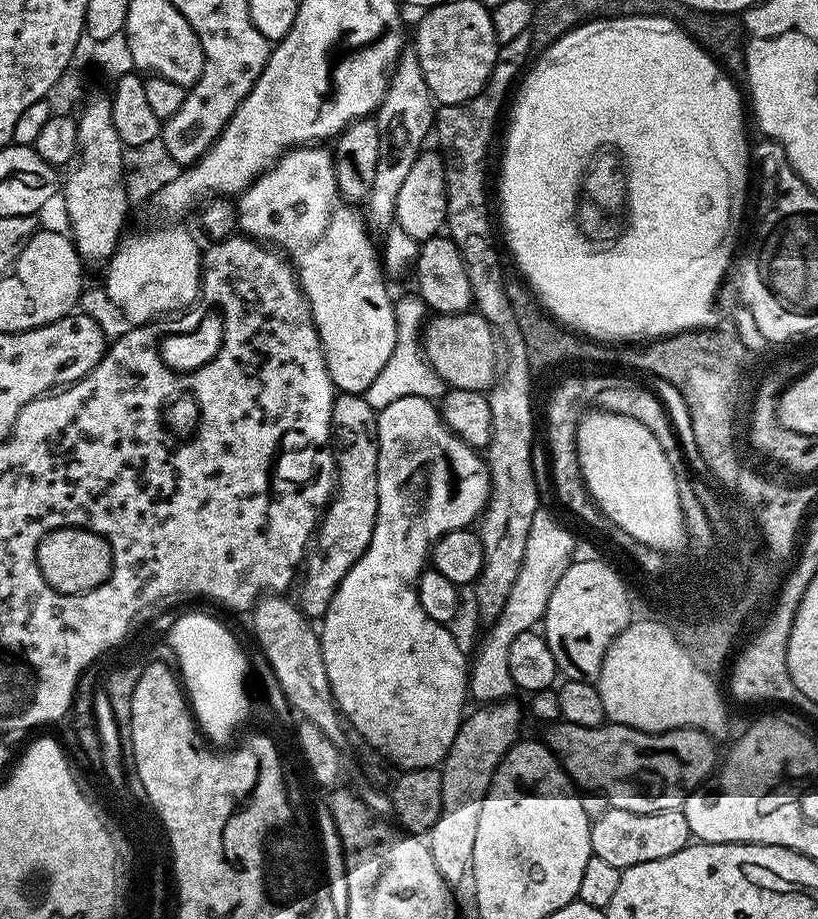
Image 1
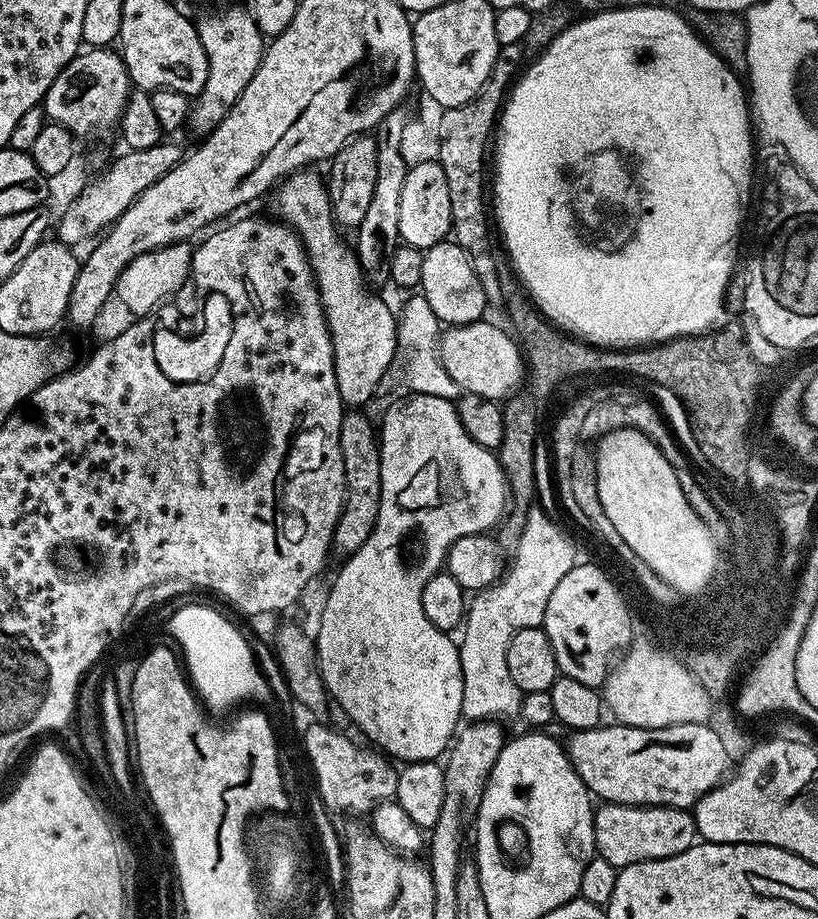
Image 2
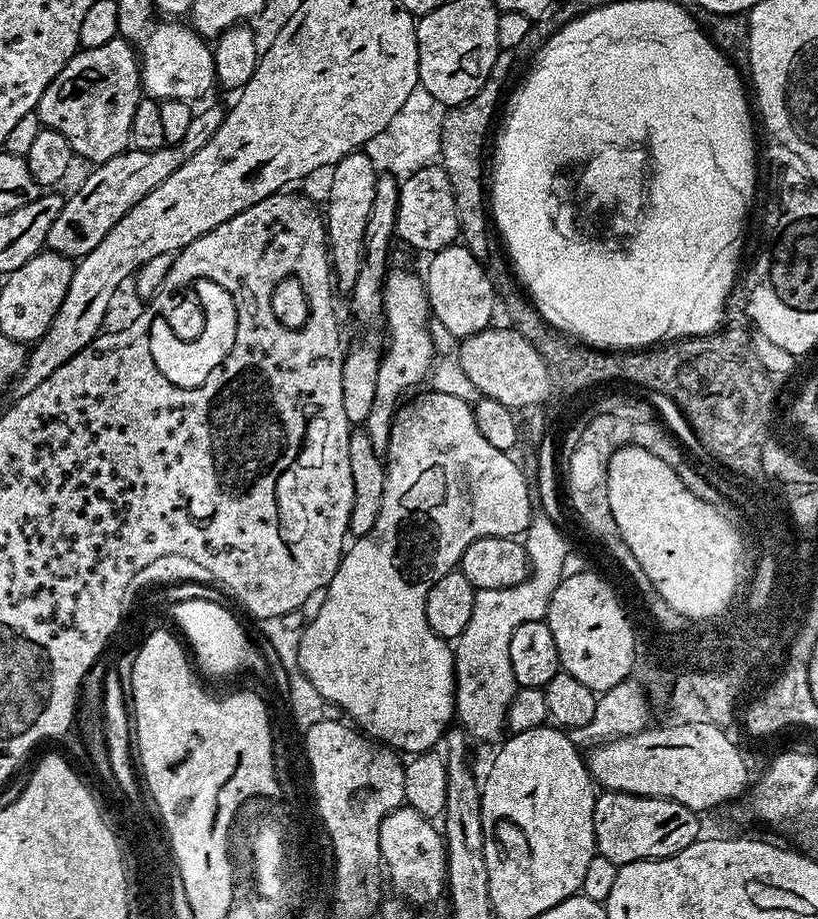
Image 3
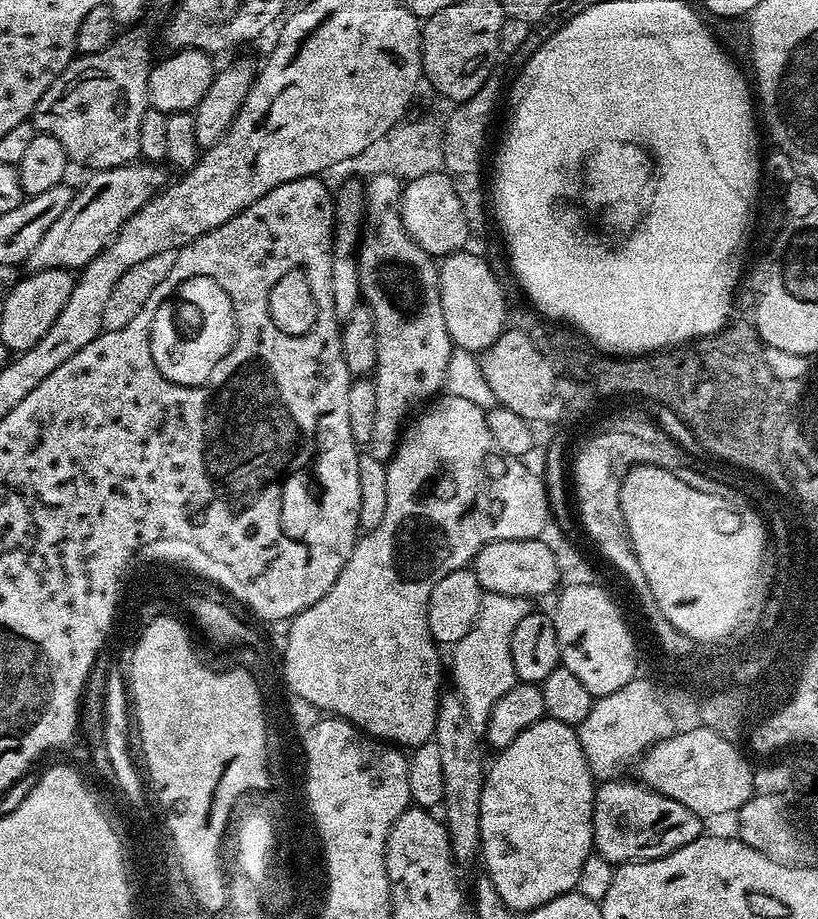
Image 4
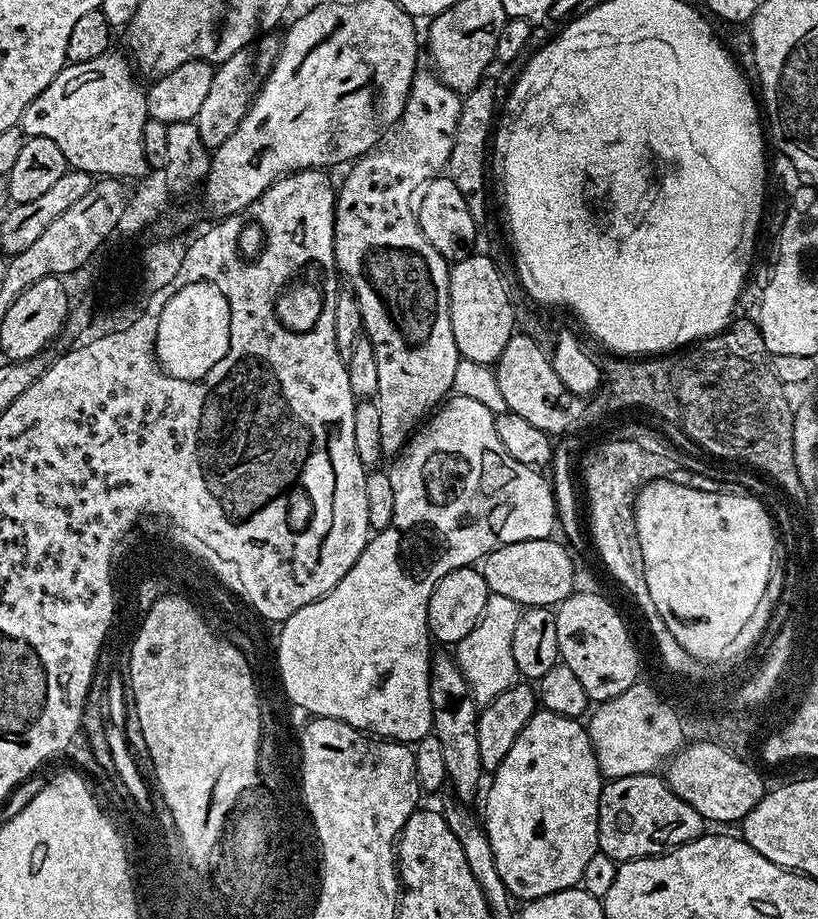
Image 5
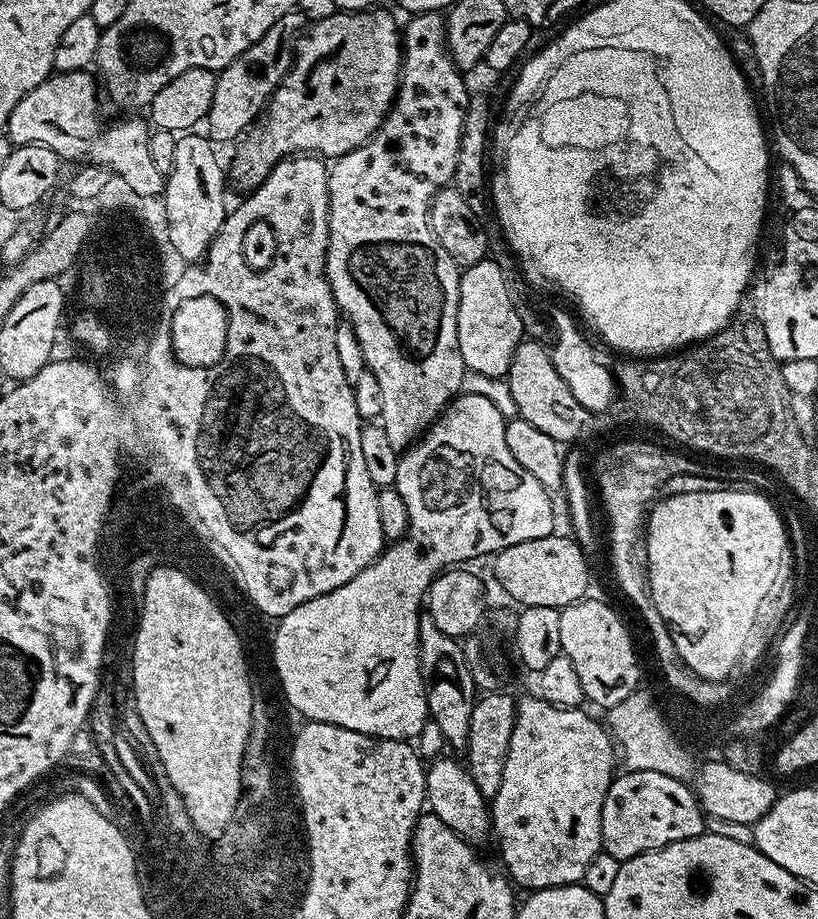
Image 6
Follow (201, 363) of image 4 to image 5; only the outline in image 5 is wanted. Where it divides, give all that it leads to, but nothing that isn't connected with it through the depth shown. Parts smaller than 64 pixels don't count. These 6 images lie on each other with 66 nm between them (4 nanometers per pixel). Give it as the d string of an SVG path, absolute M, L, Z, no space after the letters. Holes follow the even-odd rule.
M202 266L194 270L194 280L181 283L175 289L164 306L160 306L156 332L154 332L154 346L156 356L154 368L162 370L164 366L182 378L196 378L204 374L212 364L224 358L228 350L228 310L226 302L218 290L214 290L206 282L198 282L198 278L212 278L210 274L214 266L208 266L208 274L204 276Z

